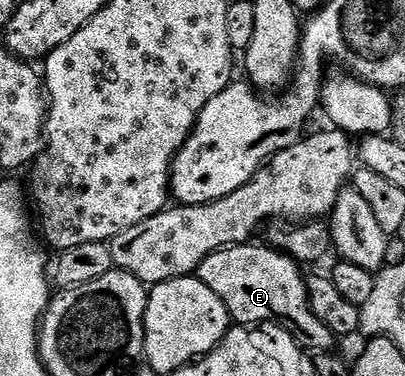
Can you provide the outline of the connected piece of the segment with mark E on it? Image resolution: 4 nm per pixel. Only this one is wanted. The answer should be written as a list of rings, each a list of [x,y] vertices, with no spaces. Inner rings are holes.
[[[253,245],[229,246],[226,250],[211,252],[207,260],[199,264],[195,277],[207,284],[207,288],[211,288],[211,292],[215,292],[219,300],[223,300],[234,323],[243,326],[282,326],[306,351],[332,351],[335,335],[311,310],[309,287],[306,275],[301,275],[302,267],[294,258],[272,245]]]

